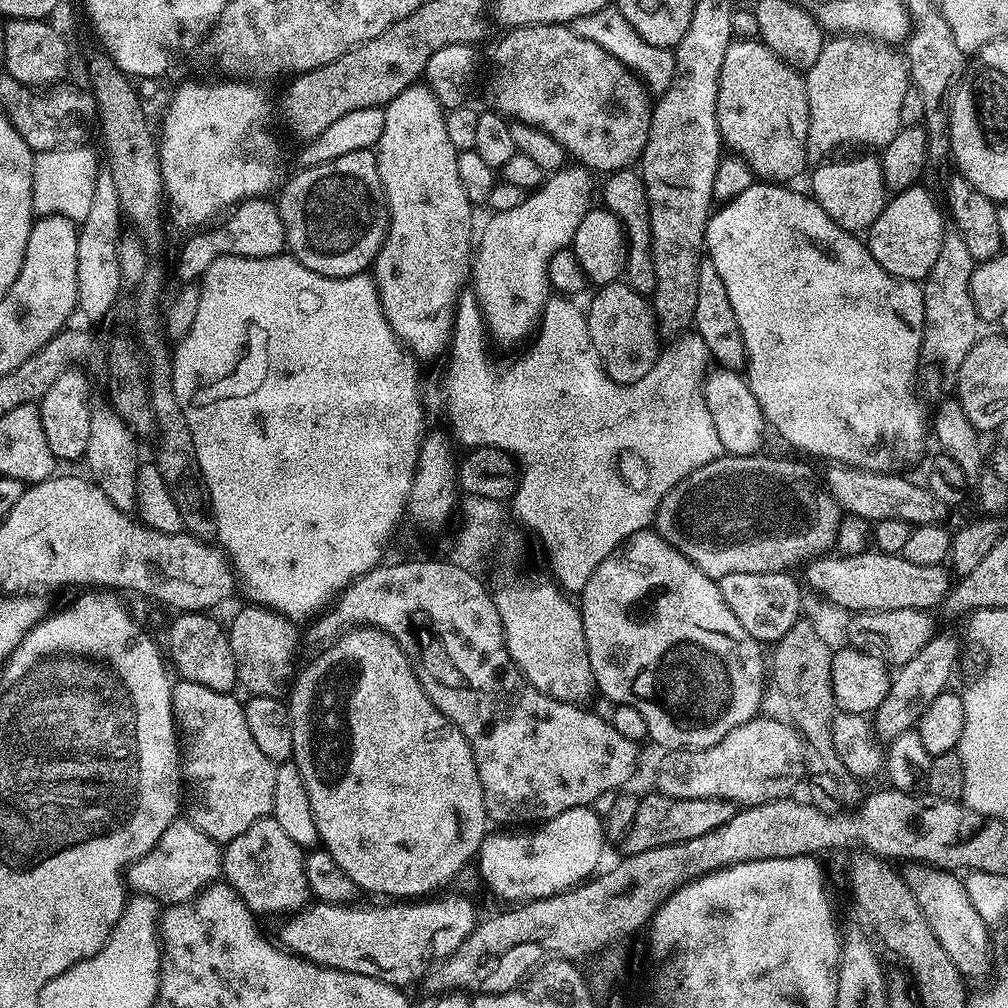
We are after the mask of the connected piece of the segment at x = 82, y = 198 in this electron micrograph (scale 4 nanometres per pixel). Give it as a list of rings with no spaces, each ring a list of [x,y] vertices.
[[[88,146],[55,148],[35,153],[32,161],[32,211],[37,217],[65,216],[82,221],[94,198],[94,182],[98,171],[96,156]]]

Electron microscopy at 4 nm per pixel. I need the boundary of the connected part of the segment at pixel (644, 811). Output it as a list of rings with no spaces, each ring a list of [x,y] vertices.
[[[659,794],[643,797],[637,806],[633,825],[622,843],[623,851],[633,856],[642,850],[654,850],[658,846],[686,842],[690,838],[702,838],[702,834],[710,834],[710,830],[718,830],[738,811],[731,800],[718,798],[670,798]]]

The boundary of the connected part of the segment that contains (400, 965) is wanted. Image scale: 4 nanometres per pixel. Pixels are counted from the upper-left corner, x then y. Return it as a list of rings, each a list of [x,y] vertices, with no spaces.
[[[437,895],[435,898],[420,898],[415,902],[384,902],[373,908],[359,908],[356,902],[346,904],[325,904],[312,902],[296,910],[287,917],[280,928],[279,943],[289,953],[299,956],[319,968],[333,968],[339,972],[362,974],[378,978],[404,990],[407,984],[416,984],[432,968],[432,963],[443,962],[451,958],[466,942],[466,938],[476,929],[478,915],[476,908],[464,896]]]

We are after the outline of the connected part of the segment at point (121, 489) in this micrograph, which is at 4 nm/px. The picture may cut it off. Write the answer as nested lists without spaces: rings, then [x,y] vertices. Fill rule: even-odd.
[[[110,406],[93,407],[90,418],[90,442],[86,442],[83,459],[88,460],[91,479],[100,487],[102,494],[110,498],[120,512],[131,513],[136,506],[136,460],[137,437]]]

